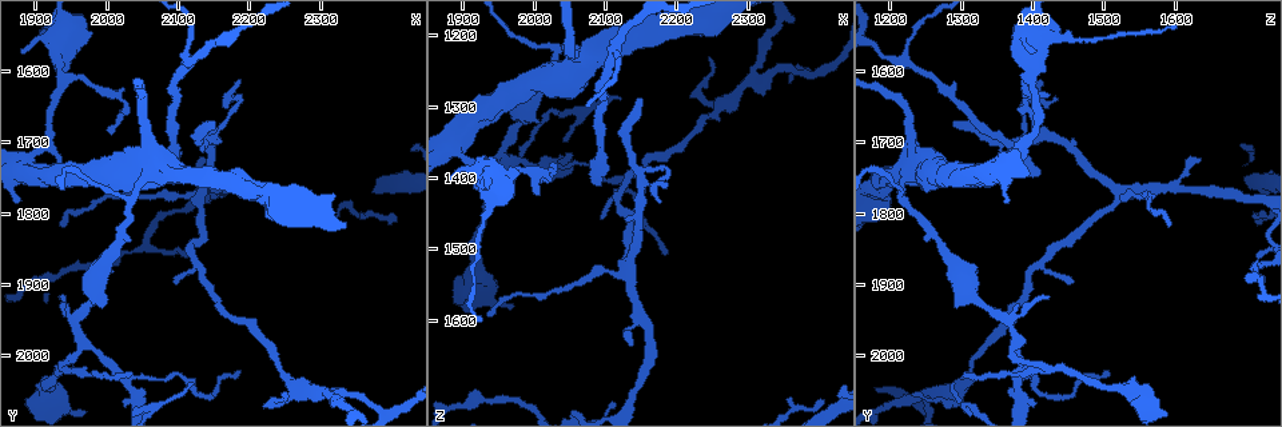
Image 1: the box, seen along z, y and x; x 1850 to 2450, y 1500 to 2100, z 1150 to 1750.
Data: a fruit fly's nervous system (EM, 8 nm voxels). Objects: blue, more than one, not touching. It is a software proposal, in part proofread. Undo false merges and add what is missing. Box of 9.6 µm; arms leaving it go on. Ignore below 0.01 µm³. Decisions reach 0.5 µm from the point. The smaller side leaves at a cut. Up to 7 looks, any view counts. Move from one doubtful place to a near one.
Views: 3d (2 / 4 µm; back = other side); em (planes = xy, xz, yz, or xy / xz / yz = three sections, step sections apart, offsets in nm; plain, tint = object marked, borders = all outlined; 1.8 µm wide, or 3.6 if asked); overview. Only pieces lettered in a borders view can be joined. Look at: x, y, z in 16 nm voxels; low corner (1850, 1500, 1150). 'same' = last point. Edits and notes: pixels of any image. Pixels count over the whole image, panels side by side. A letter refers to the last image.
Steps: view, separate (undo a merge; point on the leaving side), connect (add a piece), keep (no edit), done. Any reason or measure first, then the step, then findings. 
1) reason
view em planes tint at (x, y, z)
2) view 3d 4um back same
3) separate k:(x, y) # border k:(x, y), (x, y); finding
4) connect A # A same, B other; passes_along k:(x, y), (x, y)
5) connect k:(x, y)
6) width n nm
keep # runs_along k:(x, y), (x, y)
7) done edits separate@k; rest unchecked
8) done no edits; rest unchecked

sharp bend
view 3d 4um at (2025, 1650, 1385)

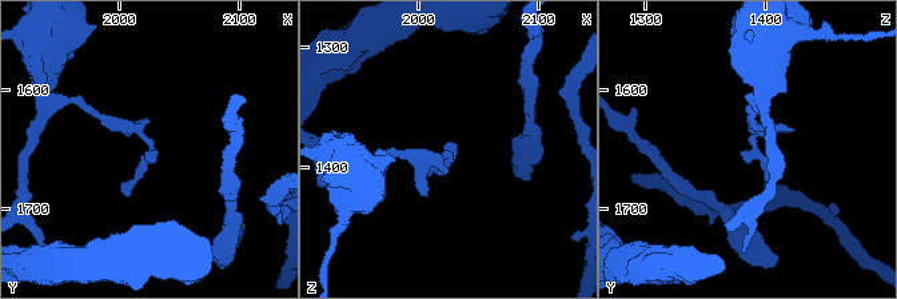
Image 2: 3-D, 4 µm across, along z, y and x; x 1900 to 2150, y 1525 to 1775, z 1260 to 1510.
view em planes tint at (2026, 1644, 1388)

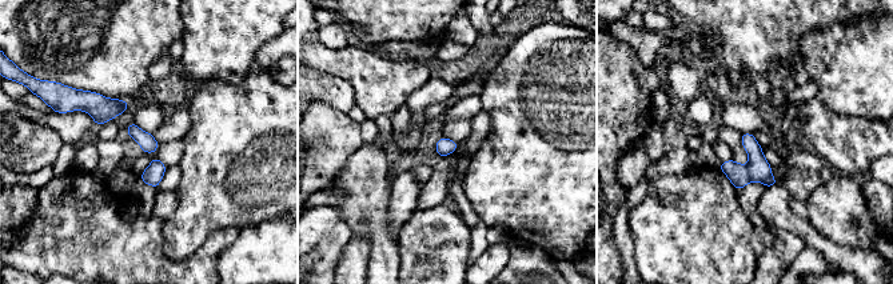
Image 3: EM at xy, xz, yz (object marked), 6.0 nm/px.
view em planes borders same

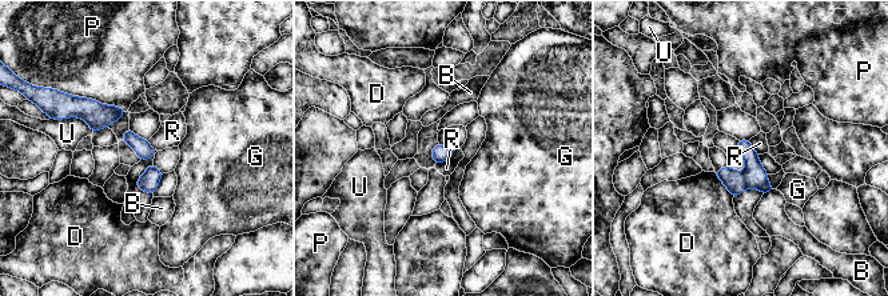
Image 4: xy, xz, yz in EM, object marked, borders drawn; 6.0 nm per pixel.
keep # B other, D other, G other, P other, R other, U other; one cell here

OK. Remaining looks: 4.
free end
view em planes tint at (2150, 1670, 1290)

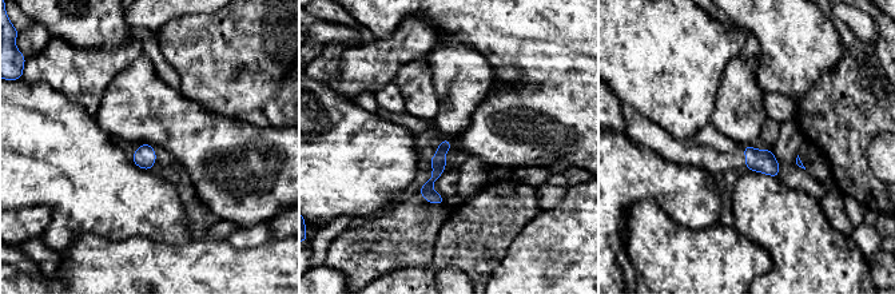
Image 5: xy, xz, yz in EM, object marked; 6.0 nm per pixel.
view em planes borders same

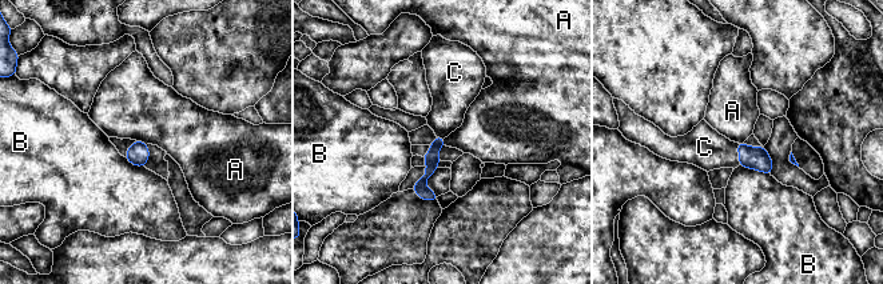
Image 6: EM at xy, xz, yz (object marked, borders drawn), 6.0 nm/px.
longest_contact B 200 nm
connect C # A other, B other, C same; passes_along 6:(754, 158), (739, 154), (704, 147); the cell continues

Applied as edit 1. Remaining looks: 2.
end of a long branch
view em planes borders at (2094, 1744, 1410)

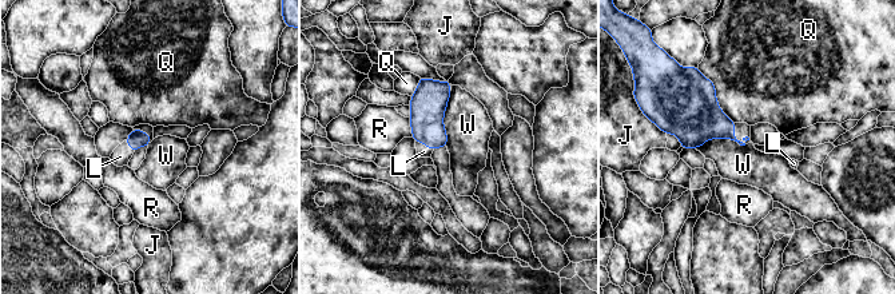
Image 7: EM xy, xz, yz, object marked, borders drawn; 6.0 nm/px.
connect L # J other, L same, Q other, R other, W other; passes_along 7:(428, 104), (425, 144), (424, 151); it goes on there

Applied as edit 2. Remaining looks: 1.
done edits connect@6, connect@7; rest unchecked

